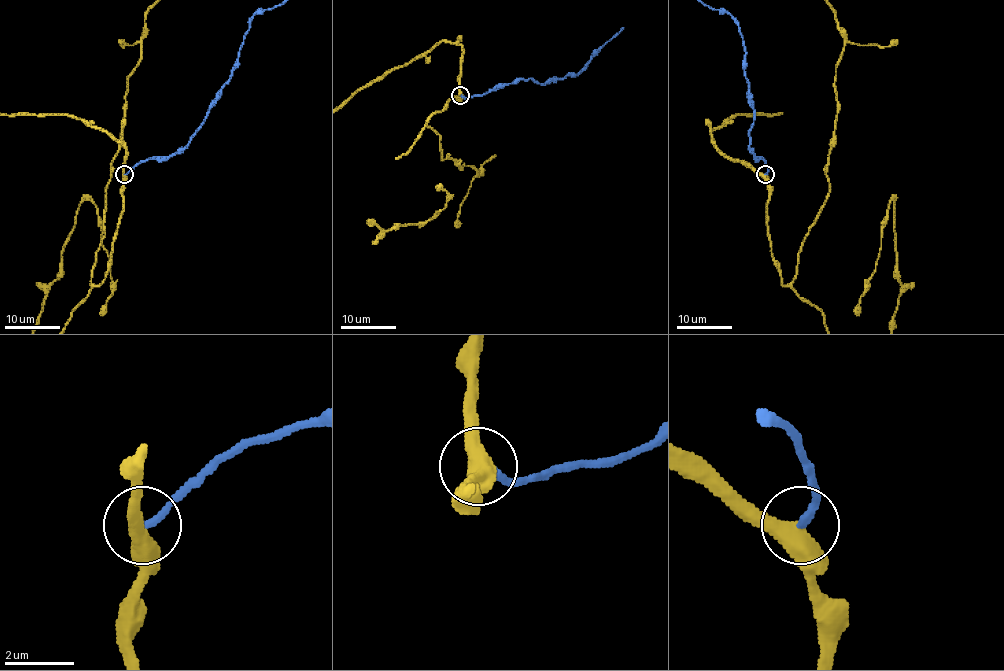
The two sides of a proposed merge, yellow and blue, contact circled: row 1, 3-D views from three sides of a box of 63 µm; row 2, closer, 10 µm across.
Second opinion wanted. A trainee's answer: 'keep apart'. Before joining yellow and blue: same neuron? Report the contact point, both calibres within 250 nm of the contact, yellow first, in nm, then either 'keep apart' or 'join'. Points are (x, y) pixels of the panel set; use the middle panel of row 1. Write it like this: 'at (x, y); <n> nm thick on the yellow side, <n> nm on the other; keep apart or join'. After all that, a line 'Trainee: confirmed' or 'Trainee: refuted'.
at (460, 95); 500 nm thick on the yellow side, 240 nm on the other; join
Trainee: refuted

